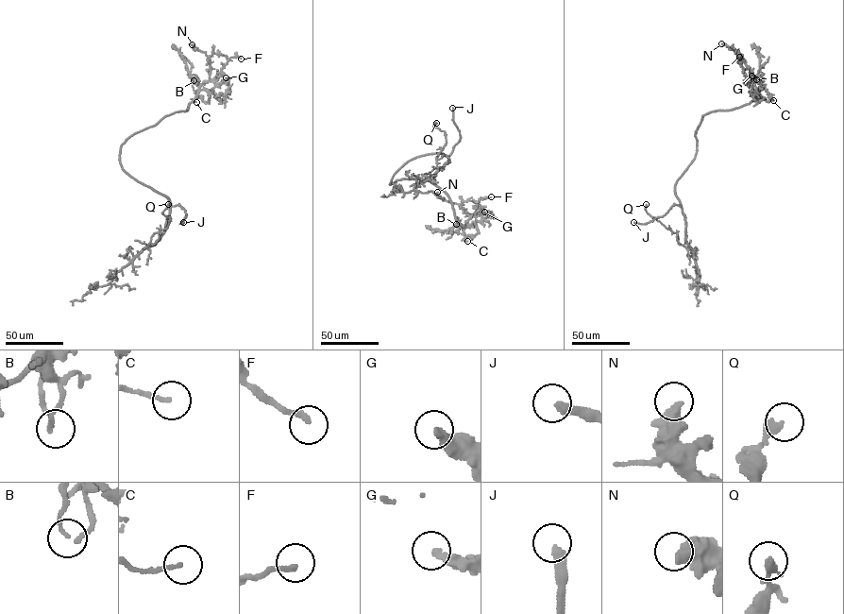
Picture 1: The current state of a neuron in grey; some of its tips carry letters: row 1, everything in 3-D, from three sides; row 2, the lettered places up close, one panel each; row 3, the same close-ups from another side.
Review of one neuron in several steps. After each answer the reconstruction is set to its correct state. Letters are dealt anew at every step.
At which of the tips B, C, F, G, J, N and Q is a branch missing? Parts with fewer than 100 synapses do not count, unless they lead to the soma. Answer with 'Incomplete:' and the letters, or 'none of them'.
Incomplete: J

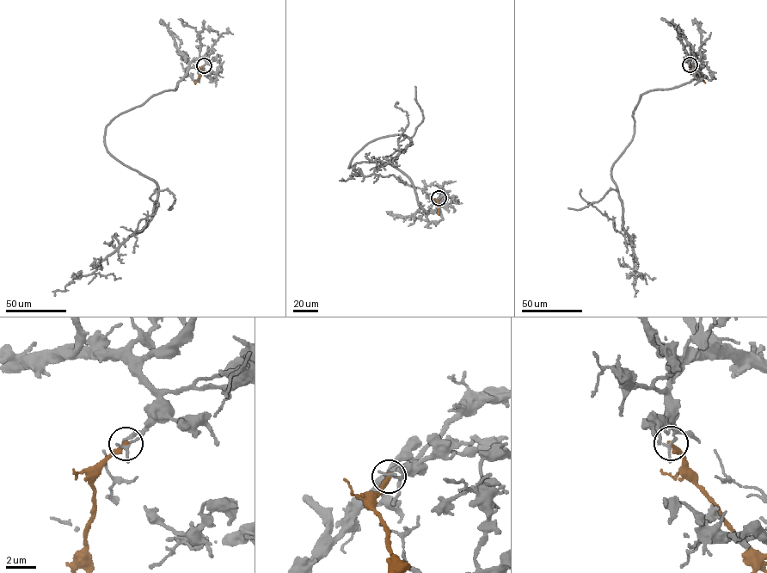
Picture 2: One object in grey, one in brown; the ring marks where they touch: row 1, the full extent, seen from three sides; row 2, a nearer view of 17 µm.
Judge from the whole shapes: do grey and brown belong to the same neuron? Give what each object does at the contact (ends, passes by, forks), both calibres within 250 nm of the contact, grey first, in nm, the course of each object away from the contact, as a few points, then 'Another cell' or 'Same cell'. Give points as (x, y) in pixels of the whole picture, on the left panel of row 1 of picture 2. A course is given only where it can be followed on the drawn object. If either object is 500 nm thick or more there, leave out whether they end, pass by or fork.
At the ring grey ends. At the ring brown ends. Thickness 240 nm (grey) against 340 nm. Course of grey: (204, 65), (194, 59), (175, 89), (107, 126), (108, 152), (156, 184), (152, 218), (54, 295). Course of brown: (204, 65), (195, 84). Another cell

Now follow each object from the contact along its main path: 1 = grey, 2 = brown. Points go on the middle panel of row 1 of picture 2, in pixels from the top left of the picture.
1: (438, 198), (427, 212), (390, 164), (349, 167), (369, 143), (402, 135), (412, 144), (396, 157), (342, 180)
2: (438, 198), (438, 215)

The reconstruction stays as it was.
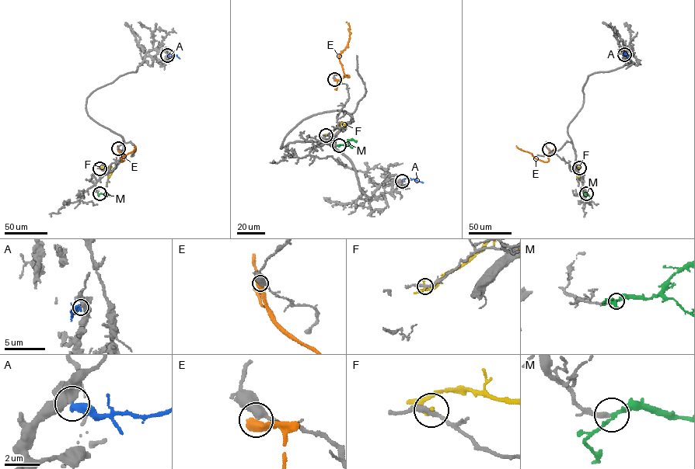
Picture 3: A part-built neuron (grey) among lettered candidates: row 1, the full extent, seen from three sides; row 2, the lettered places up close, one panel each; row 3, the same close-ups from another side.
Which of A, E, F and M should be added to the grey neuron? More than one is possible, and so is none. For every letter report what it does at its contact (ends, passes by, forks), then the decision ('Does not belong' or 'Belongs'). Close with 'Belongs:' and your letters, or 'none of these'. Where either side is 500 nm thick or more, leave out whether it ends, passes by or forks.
A: It ends there. Does not belong
E: Does not belong
F: It ends there. Does not belong
M: It passes by. Belongs
Belongs: M

